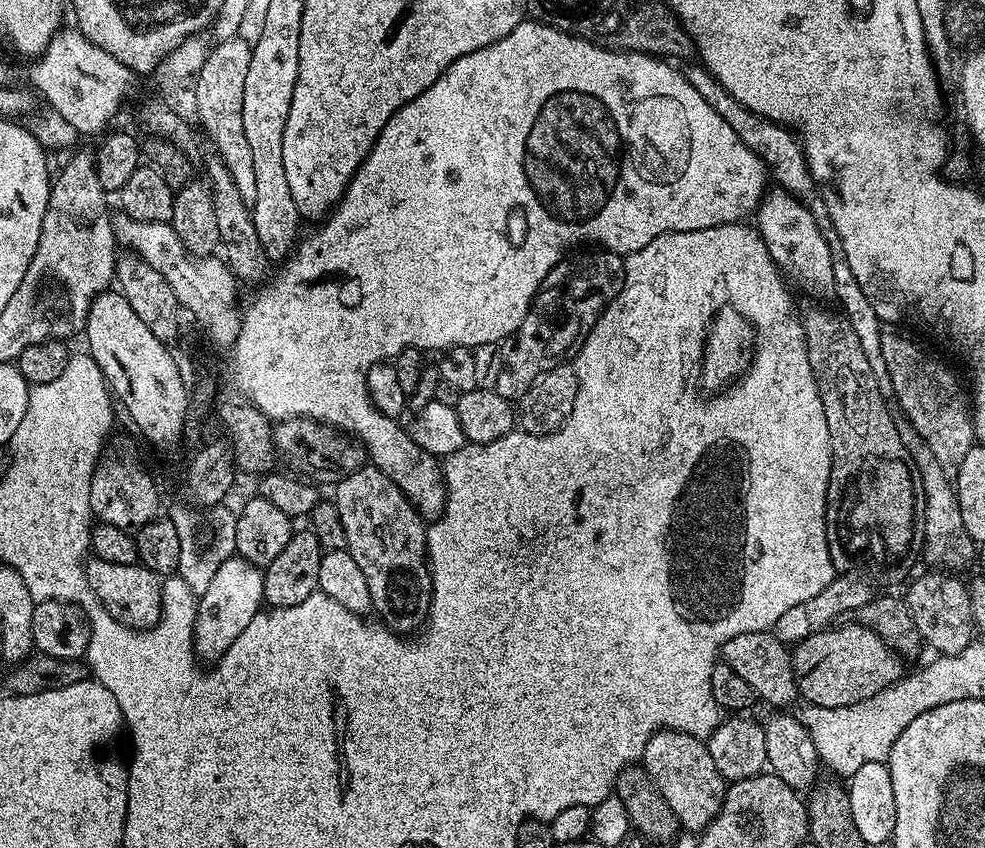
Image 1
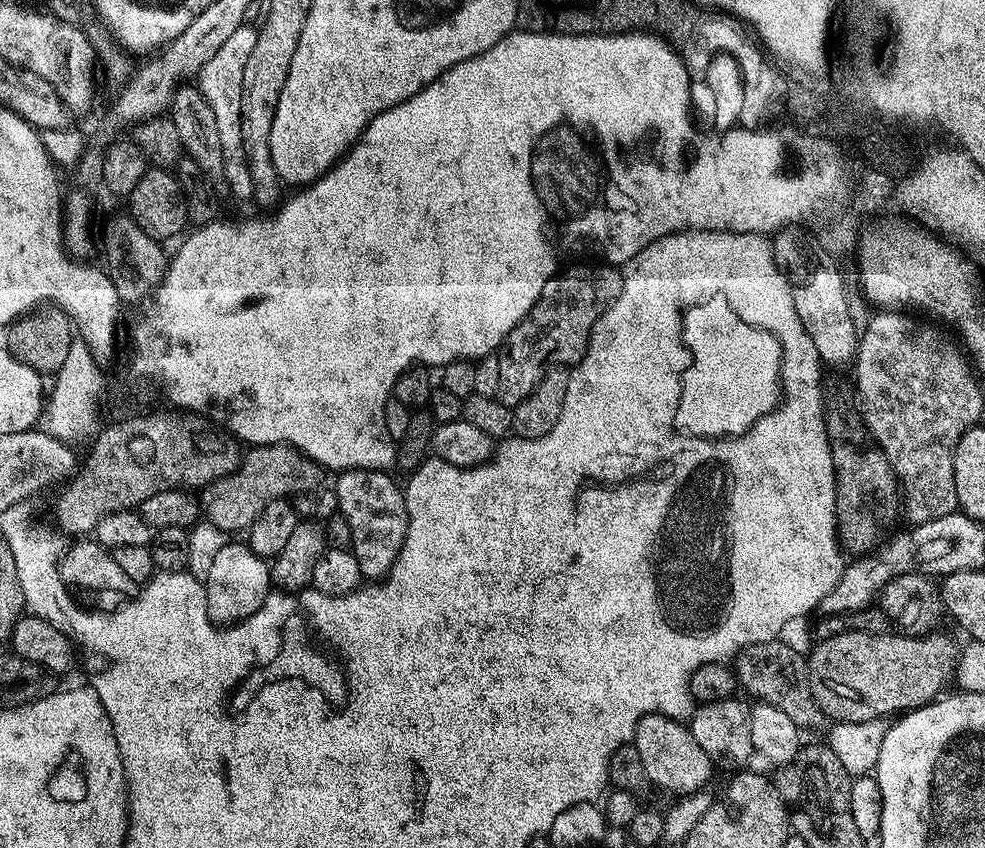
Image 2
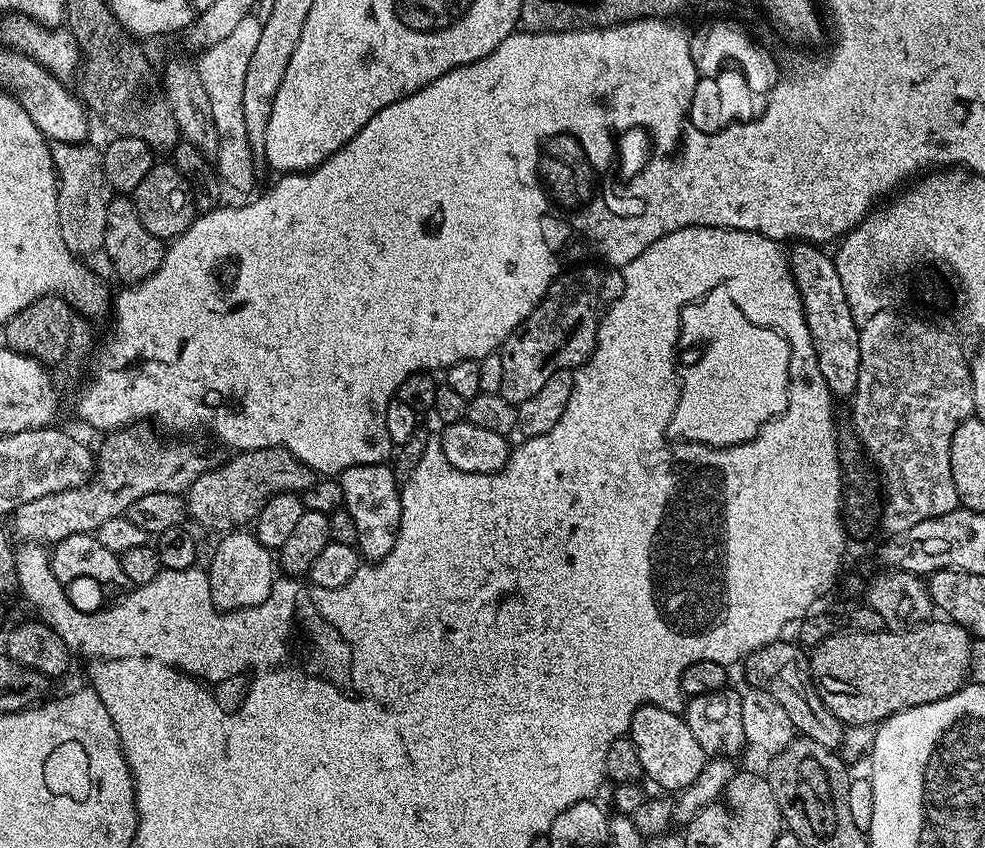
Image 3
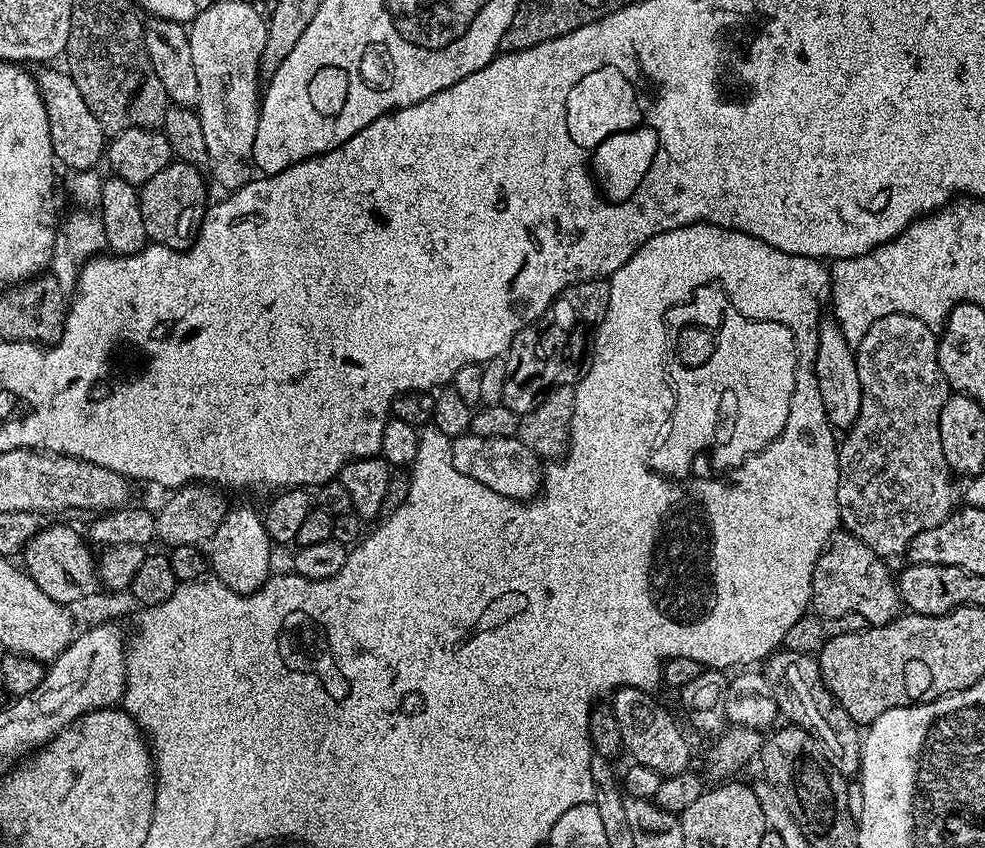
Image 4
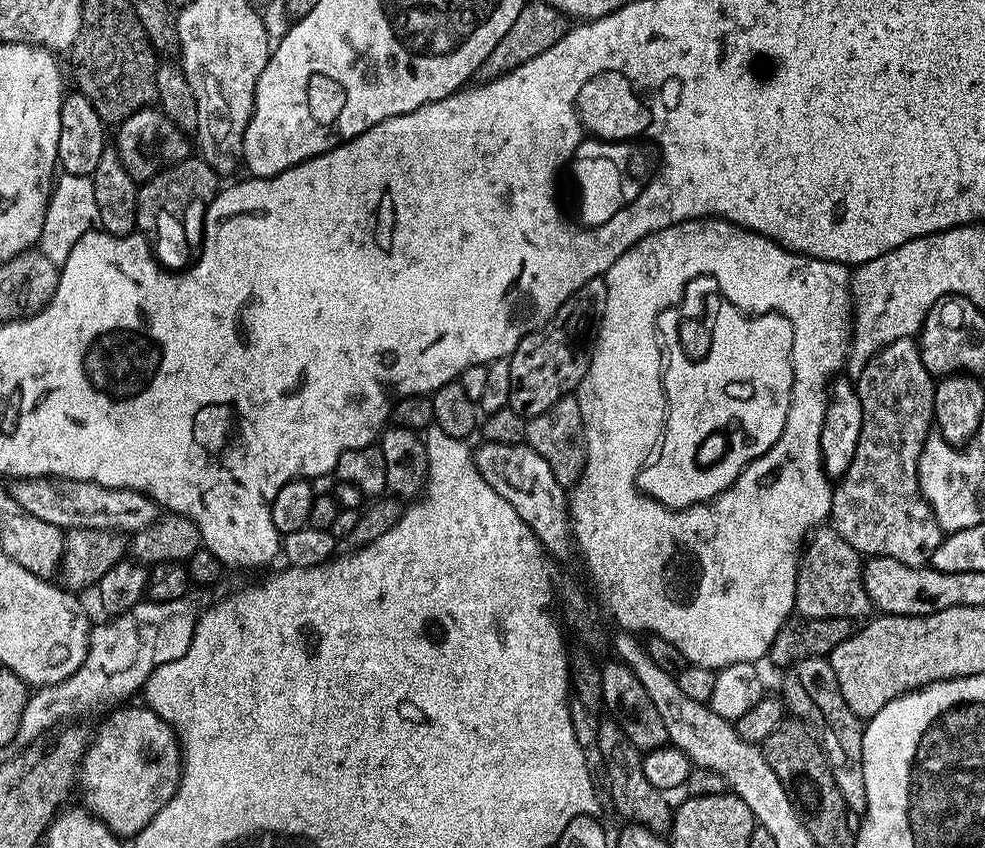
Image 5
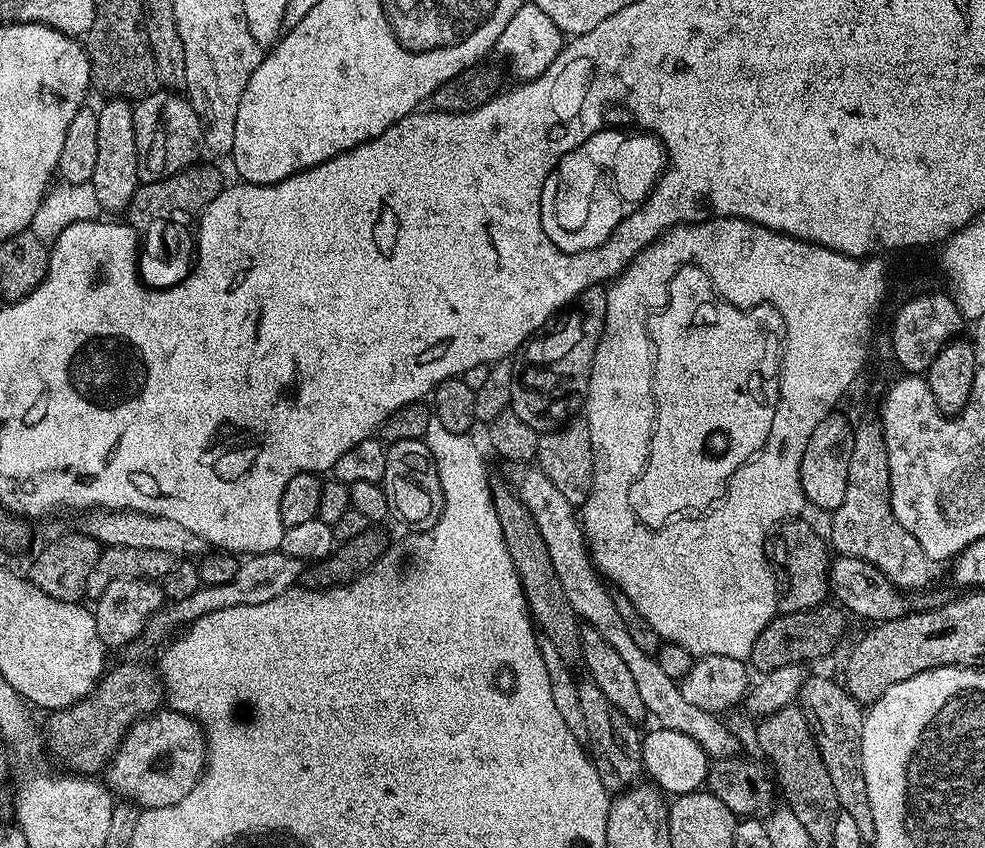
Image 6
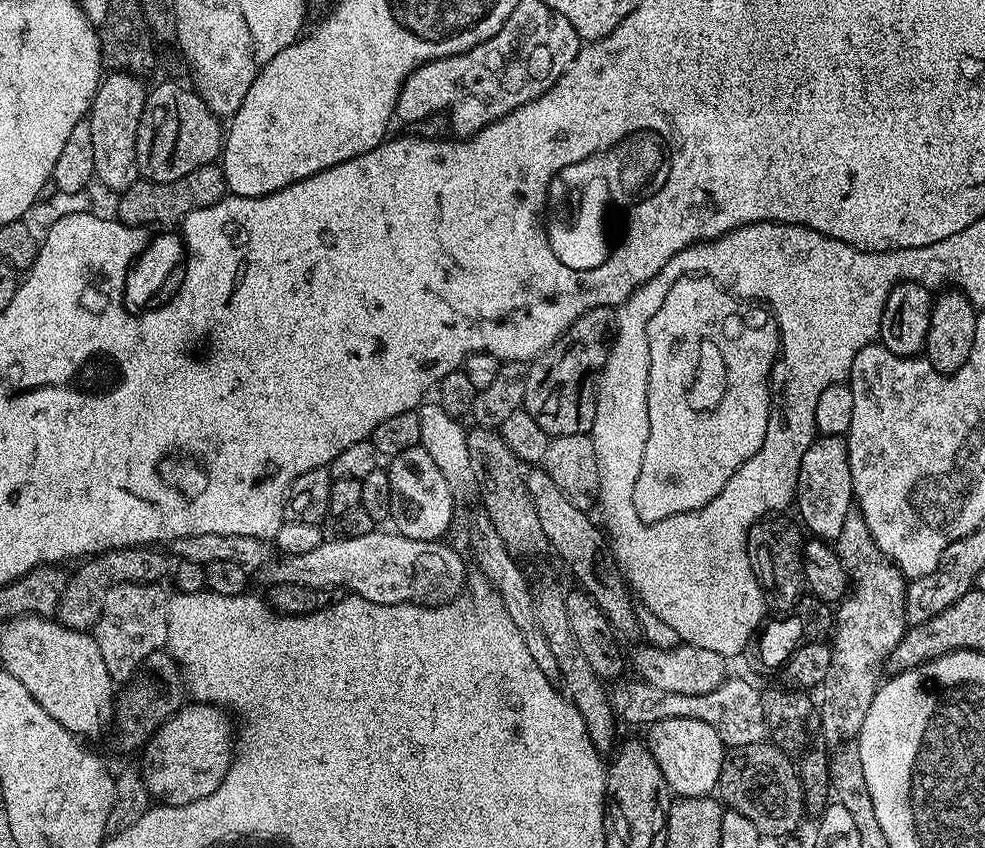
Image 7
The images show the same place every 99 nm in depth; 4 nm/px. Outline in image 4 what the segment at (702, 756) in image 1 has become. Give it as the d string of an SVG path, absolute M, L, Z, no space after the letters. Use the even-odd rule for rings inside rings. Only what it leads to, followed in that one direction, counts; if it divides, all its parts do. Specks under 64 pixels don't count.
M617 688L610 696L610 707L612 713L616 715L618 730L622 730L622 742L627 755L632 755L631 759L642 766L650 766L652 770L658 770L661 777L673 776L685 771L688 764L688 740L684 737L682 729L676 725L676 720L656 701L657 697L650 692L644 692L641 688Z

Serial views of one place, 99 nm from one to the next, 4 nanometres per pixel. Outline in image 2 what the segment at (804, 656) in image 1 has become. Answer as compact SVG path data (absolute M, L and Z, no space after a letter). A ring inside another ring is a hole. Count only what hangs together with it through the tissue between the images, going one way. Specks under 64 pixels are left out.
M841 630L835 636L823 637L816 642L820 644L813 646L812 653L807 653L810 690L825 717L845 724L870 722L888 718L891 712L903 714L931 704L945 691L944 683L953 679L954 663L957 661L957 653L952 652L952 644L946 637L941 634L929 634L923 638L907 634L888 635L884 632Z

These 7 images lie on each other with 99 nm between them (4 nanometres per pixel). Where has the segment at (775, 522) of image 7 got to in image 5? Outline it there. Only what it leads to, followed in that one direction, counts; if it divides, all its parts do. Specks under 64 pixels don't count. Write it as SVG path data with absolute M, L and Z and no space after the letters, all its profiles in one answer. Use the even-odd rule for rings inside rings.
M821 526L807 537L802 548L800 568L796 571L796 606L795 611L805 620L814 618L857 618L867 617L870 612L870 601L864 589L864 569L862 557L831 526Z

